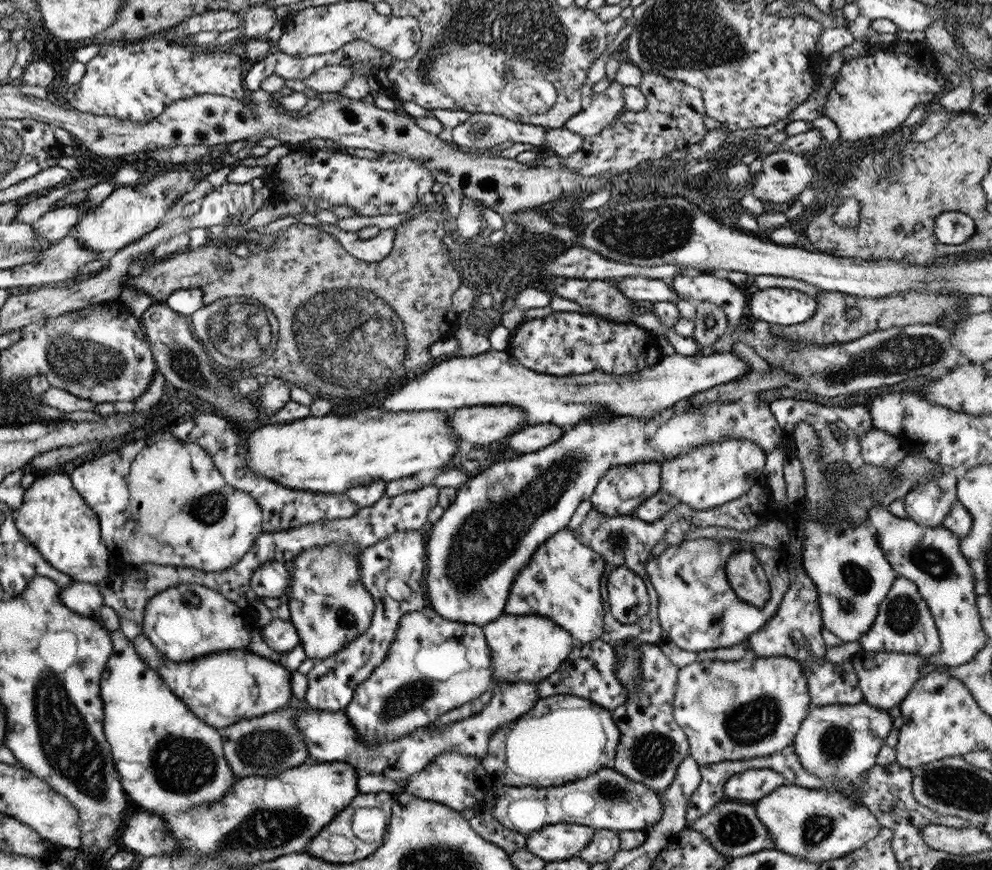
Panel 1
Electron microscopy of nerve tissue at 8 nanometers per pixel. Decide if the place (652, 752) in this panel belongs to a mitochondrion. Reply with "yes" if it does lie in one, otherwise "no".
yes

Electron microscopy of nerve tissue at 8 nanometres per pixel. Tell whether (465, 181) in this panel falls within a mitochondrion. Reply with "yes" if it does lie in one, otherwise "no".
no

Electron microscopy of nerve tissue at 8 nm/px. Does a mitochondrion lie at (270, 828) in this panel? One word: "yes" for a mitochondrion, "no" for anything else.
yes

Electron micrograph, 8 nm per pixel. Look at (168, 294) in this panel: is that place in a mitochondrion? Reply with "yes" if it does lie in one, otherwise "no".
no

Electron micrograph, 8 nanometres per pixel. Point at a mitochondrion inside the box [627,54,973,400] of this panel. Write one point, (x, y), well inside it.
(901, 354)

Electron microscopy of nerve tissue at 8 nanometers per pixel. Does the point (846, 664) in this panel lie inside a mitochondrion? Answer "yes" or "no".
no

